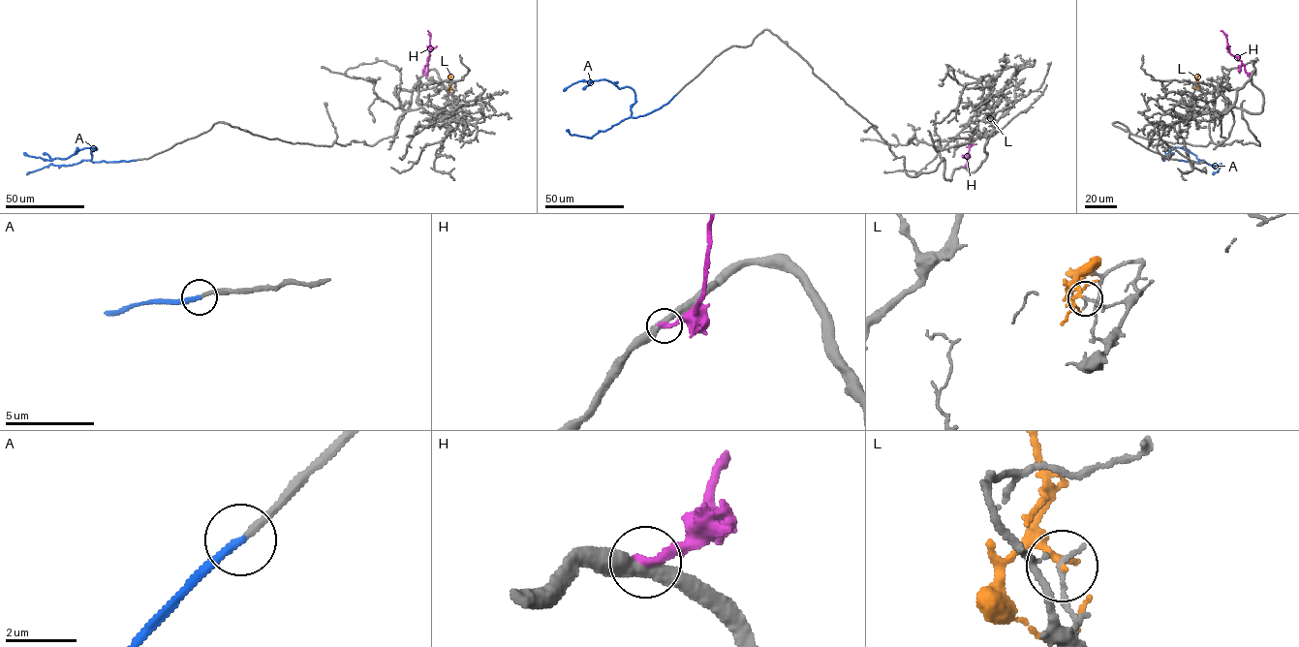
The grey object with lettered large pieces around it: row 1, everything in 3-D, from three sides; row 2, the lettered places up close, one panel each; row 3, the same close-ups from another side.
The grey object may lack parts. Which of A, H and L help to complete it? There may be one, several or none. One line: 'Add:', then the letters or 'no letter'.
Add: A

